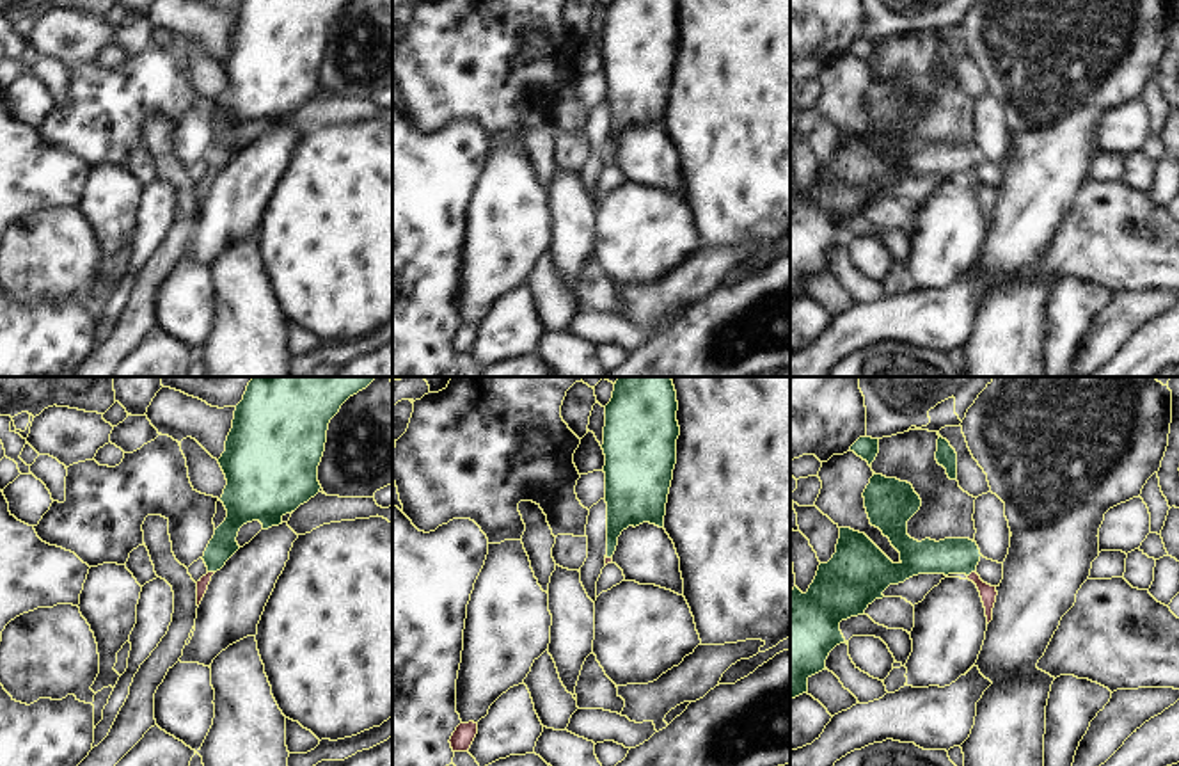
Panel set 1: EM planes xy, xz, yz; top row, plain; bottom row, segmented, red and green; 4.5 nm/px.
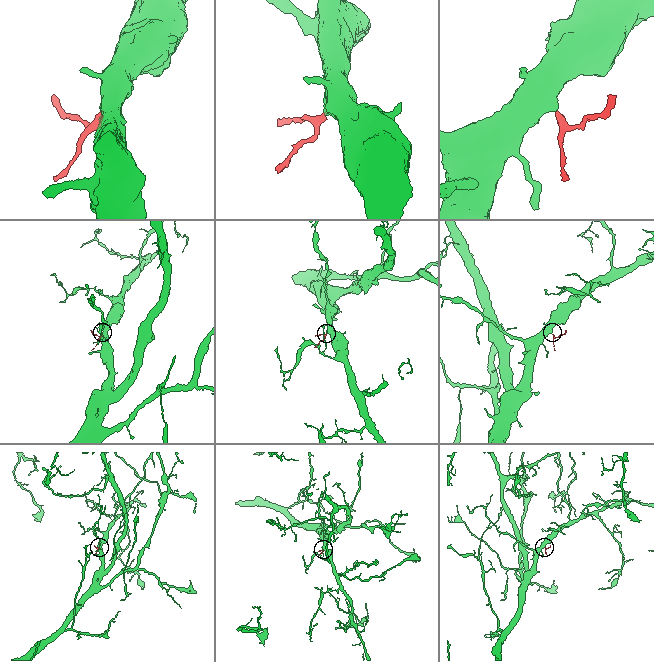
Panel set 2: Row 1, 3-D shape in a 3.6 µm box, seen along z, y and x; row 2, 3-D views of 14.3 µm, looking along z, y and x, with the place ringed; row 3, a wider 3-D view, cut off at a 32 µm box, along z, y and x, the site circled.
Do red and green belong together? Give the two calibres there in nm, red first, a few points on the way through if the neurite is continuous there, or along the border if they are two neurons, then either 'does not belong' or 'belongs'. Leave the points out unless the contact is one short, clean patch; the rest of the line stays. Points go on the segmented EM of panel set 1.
calibres 70 and 160 nm; way yz (988, 592), (972, 573), (956, 557), (947, 557); belongs

